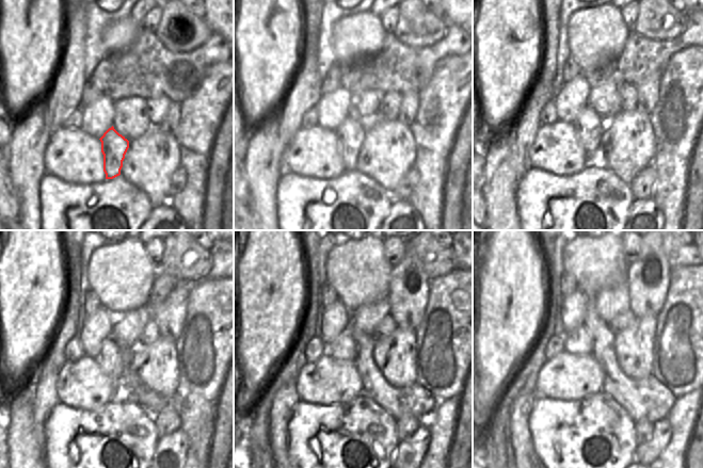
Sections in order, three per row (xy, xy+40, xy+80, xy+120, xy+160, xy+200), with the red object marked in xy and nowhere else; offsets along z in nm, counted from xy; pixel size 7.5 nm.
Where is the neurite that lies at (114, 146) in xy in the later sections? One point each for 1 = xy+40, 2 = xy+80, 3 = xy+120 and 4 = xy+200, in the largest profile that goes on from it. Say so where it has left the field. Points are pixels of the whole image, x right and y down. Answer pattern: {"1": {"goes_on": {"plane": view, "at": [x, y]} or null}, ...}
{"1": {"goes_on": {"plane": "xy+40", "at": [350, 133]}}, "2": {"goes_on": {"plane": "xy+80", "at": [590, 126]}}, "3": {"goes_on": {"plane": "xy+120", "at": [112, 359]}}, "4": {"goes_on": {"plane": "xy+200", "at": [578, 341]}}}

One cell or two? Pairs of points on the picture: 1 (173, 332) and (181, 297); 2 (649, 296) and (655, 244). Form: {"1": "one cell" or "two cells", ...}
{"1": "one cell", "2": "one cell"}

